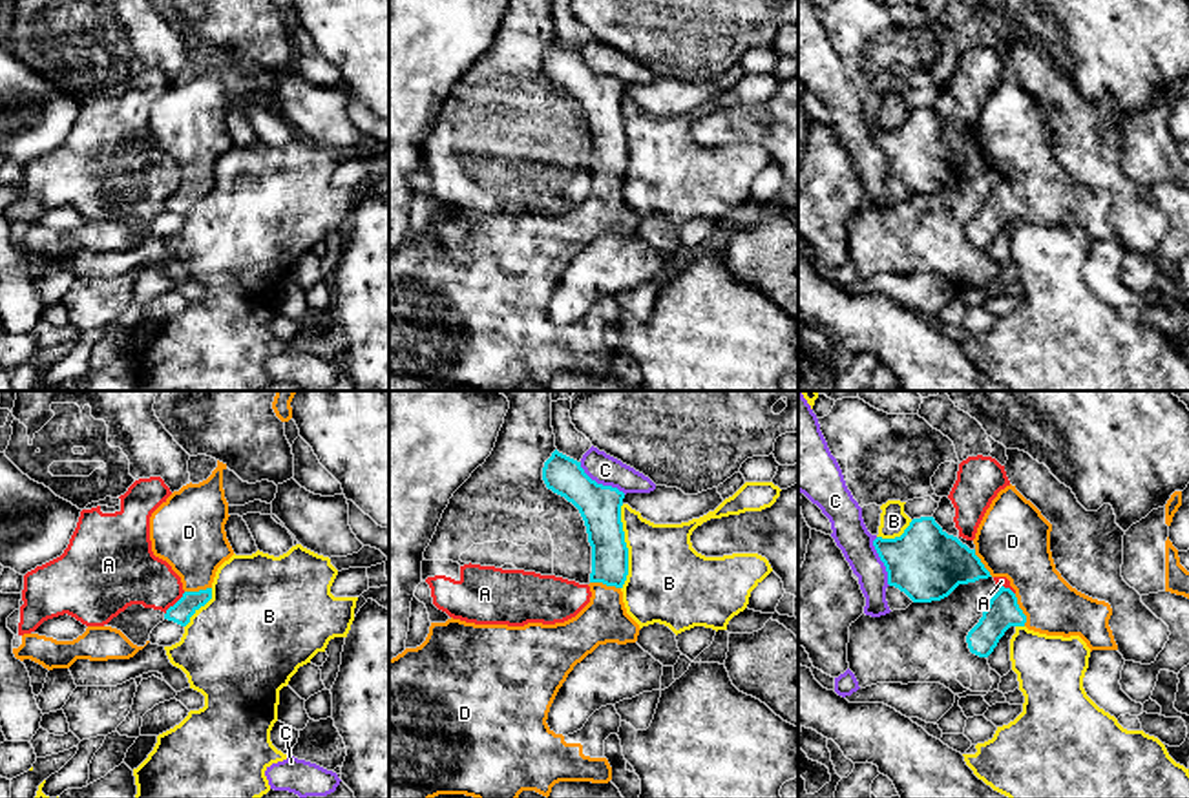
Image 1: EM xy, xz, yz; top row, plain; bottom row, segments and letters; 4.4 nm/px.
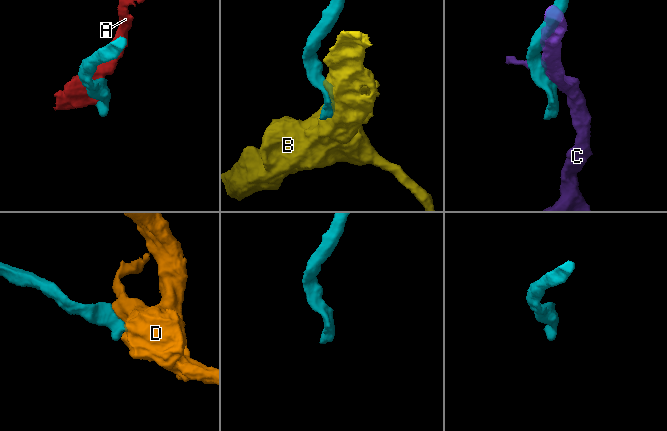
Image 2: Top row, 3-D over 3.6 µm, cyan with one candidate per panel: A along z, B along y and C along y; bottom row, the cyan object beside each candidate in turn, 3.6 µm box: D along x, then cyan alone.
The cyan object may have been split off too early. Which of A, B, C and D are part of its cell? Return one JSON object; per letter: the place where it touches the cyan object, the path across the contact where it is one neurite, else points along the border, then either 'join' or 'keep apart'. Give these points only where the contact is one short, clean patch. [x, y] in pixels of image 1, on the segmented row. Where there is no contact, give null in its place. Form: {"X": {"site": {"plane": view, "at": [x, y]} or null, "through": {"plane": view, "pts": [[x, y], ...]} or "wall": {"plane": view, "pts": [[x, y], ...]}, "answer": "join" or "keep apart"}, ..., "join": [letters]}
{"A": {"site": {"plane": "xy", "at": [176, 603]}, "answer": "keep apart"}, "B": {"site": {"plane": "xz", "at": [625, 546]}, "answer": "keep apart"}, "C": {"site": {"plane": "xz", "at": [601, 484]}, "wall": {"plane": "xz", "pts": [[579, 462], [592, 479], [616, 486], [625, 493]]}, "answer": "keep apart"}, "D": {"site": {"plane": "yz", "at": [1021, 610]}, "answer": "join"}, "join": ["D"]}

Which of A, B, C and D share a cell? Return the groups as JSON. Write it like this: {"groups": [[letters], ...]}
{"groups": [["A"], ["B"], ["C"], ["D"]]}

